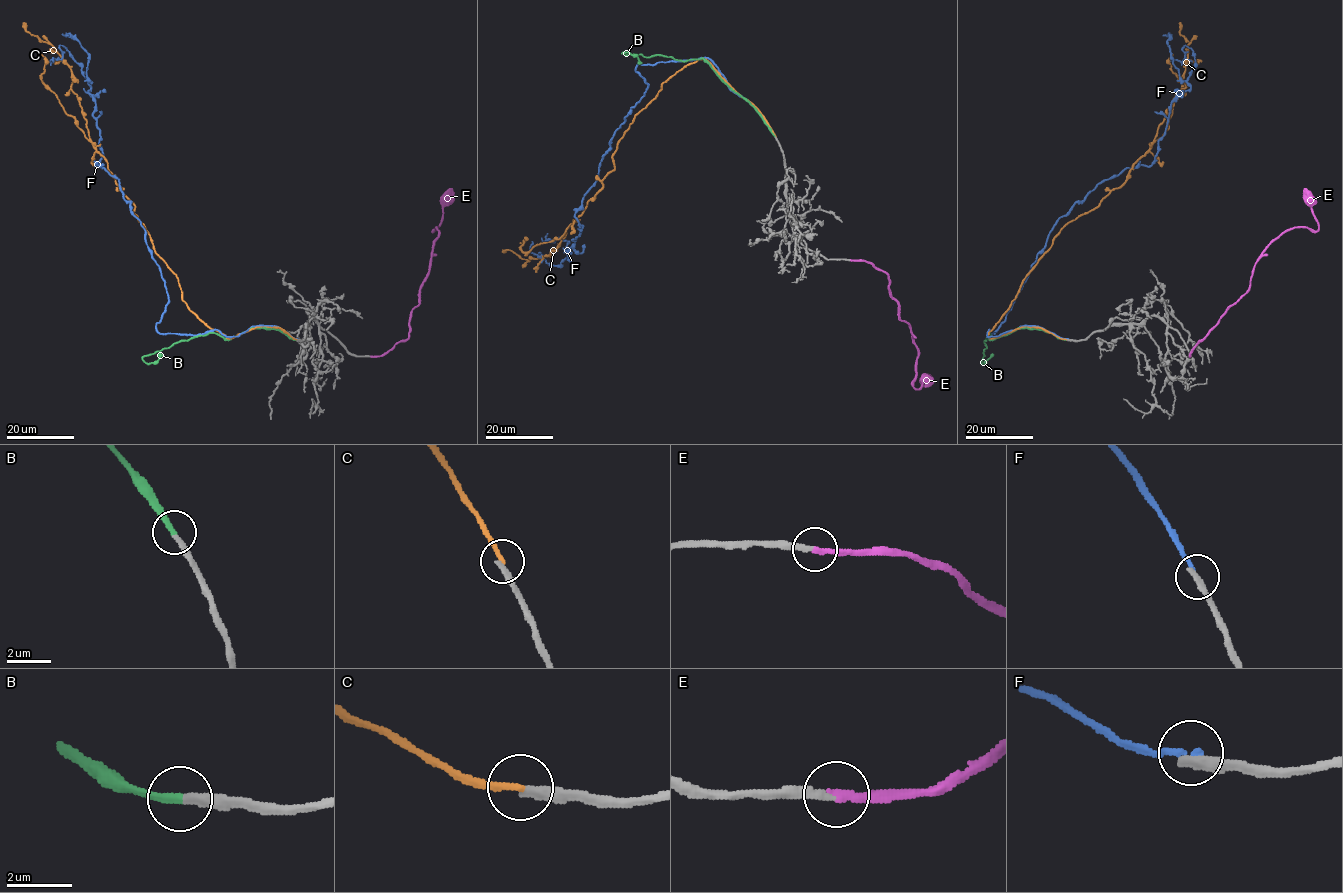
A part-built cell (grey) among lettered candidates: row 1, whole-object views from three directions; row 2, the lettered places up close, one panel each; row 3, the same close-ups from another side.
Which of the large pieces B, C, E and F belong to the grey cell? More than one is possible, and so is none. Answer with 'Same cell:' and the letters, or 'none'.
Same cell: B, E

